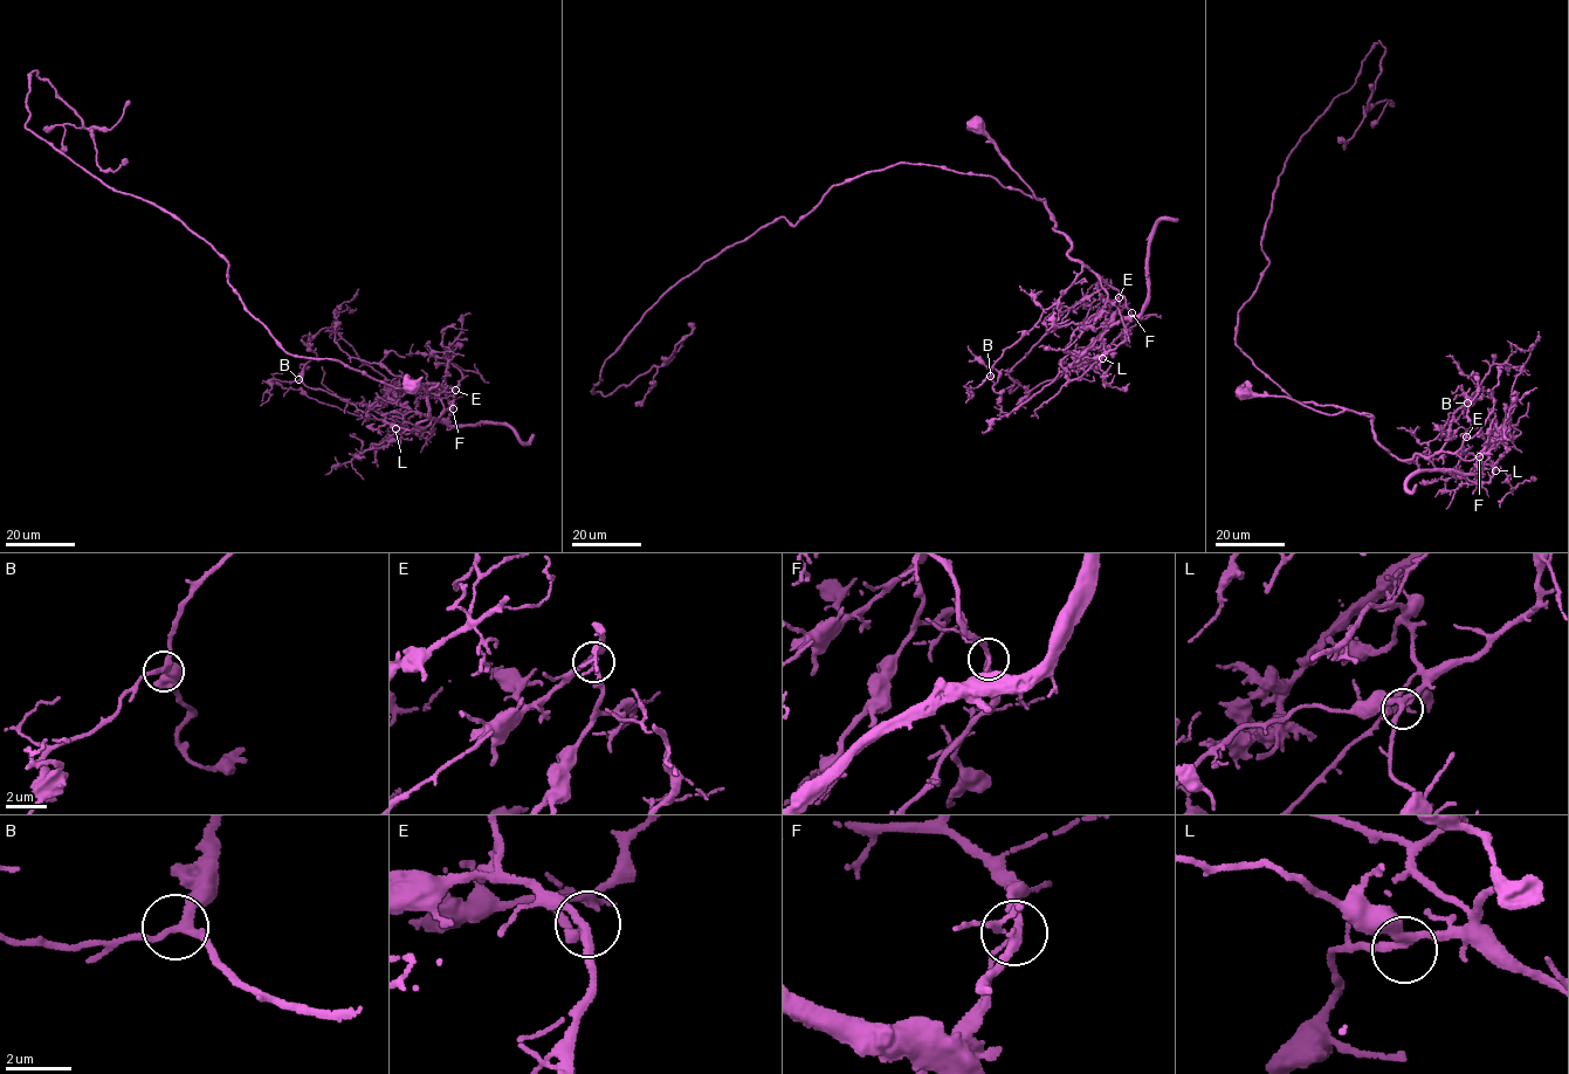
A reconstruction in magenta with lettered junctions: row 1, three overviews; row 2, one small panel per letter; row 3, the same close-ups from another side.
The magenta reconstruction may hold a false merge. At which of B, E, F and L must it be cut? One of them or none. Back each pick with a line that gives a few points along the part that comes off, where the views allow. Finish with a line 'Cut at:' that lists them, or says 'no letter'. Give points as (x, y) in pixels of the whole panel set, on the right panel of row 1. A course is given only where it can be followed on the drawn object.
F: Course of the part to remove: (1479, 456), (1478, 474), (1424, 470), (1411, 475), (1406, 484), (1411, 491), (1417, 484)
Cut at: F

